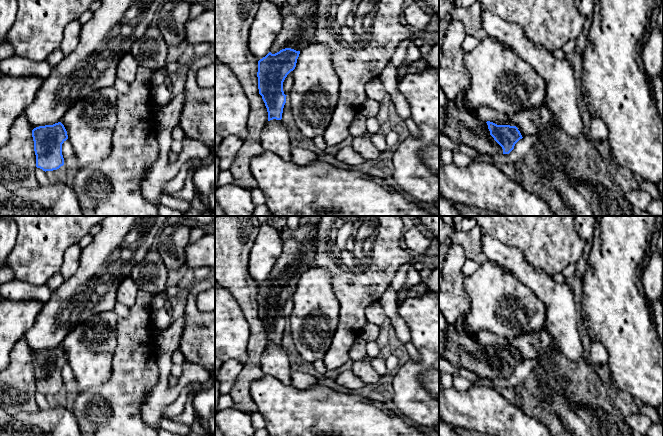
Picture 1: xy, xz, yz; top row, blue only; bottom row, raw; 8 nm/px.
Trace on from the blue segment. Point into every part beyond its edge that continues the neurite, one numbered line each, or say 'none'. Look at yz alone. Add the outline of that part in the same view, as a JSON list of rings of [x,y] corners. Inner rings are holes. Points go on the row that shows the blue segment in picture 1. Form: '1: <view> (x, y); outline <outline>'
1: yz (462, 127); outline [[[448,102],[443,134],[456,144],[464,144],[481,154],[503,154],[502,147],[490,135],[486,121]]]

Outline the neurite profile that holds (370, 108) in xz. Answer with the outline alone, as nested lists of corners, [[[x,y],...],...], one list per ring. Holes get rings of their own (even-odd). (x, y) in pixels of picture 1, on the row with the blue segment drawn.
[[[367,98],[362,104],[359,114],[369,118],[376,117],[380,111],[380,102]]]

